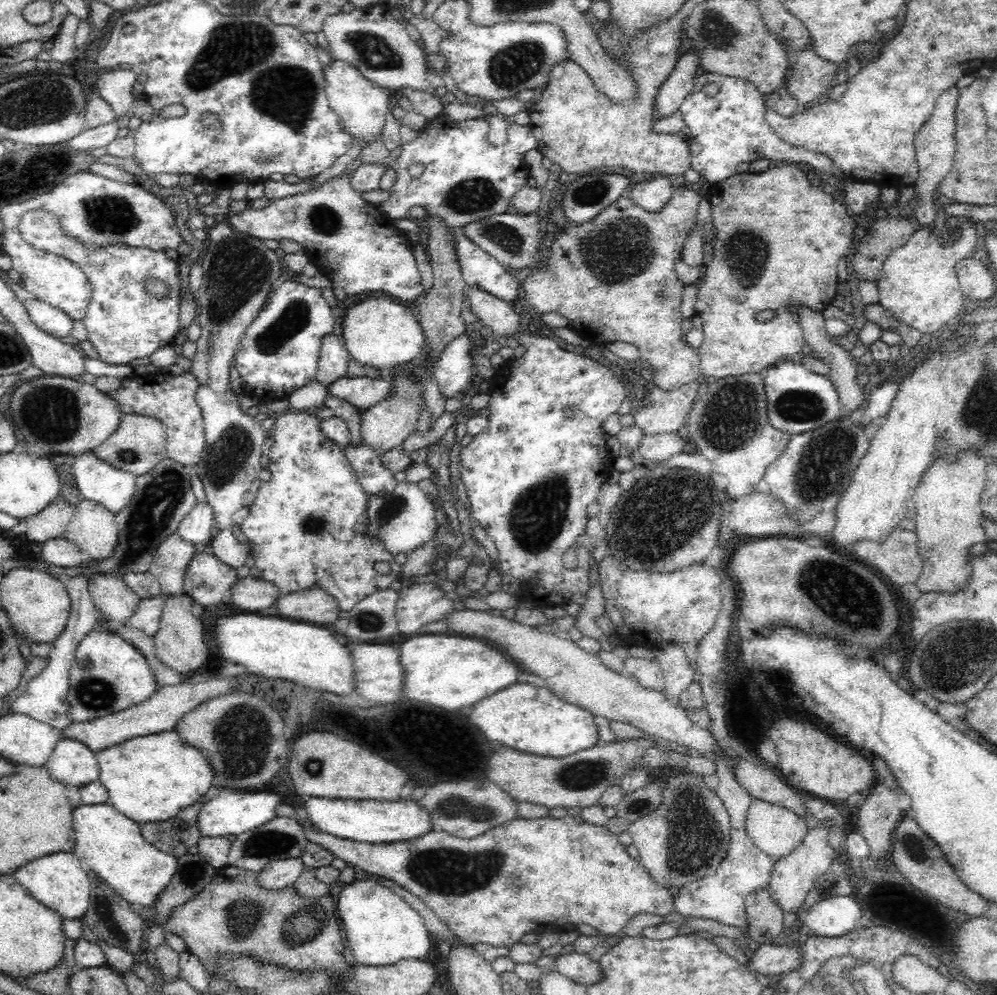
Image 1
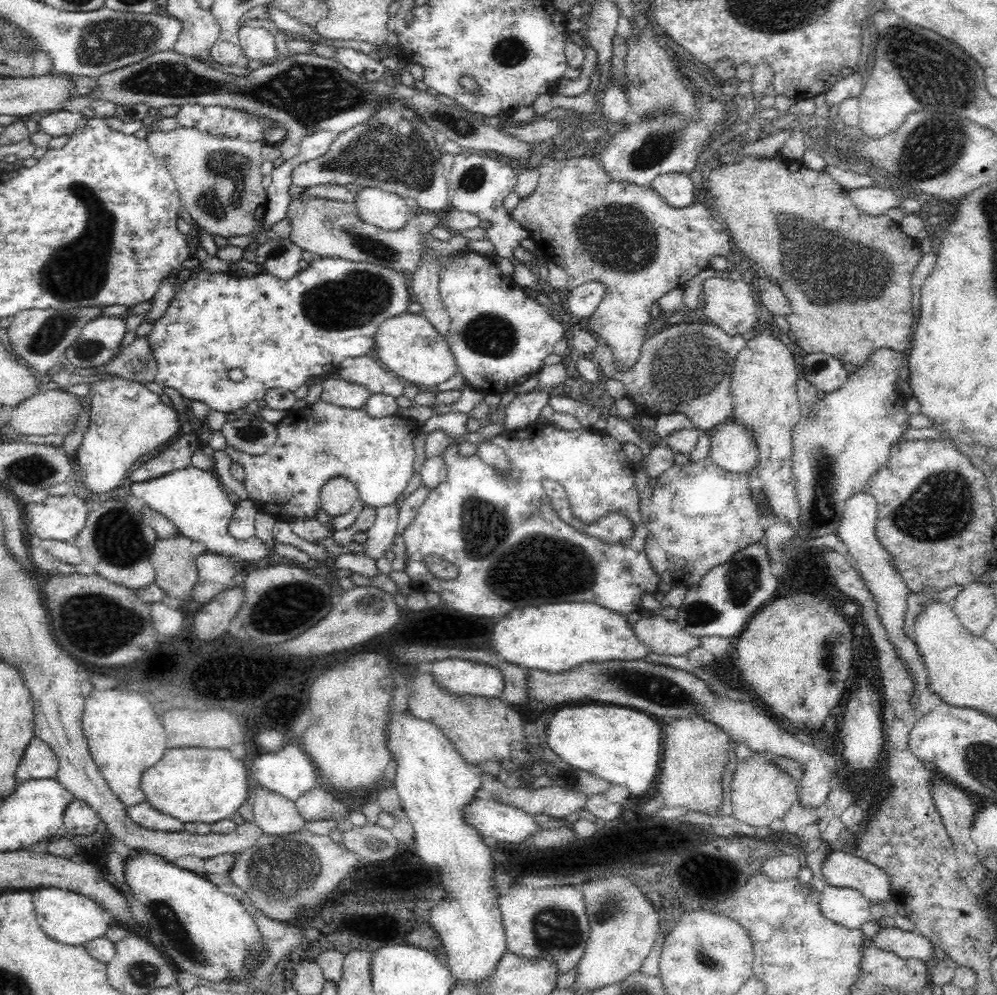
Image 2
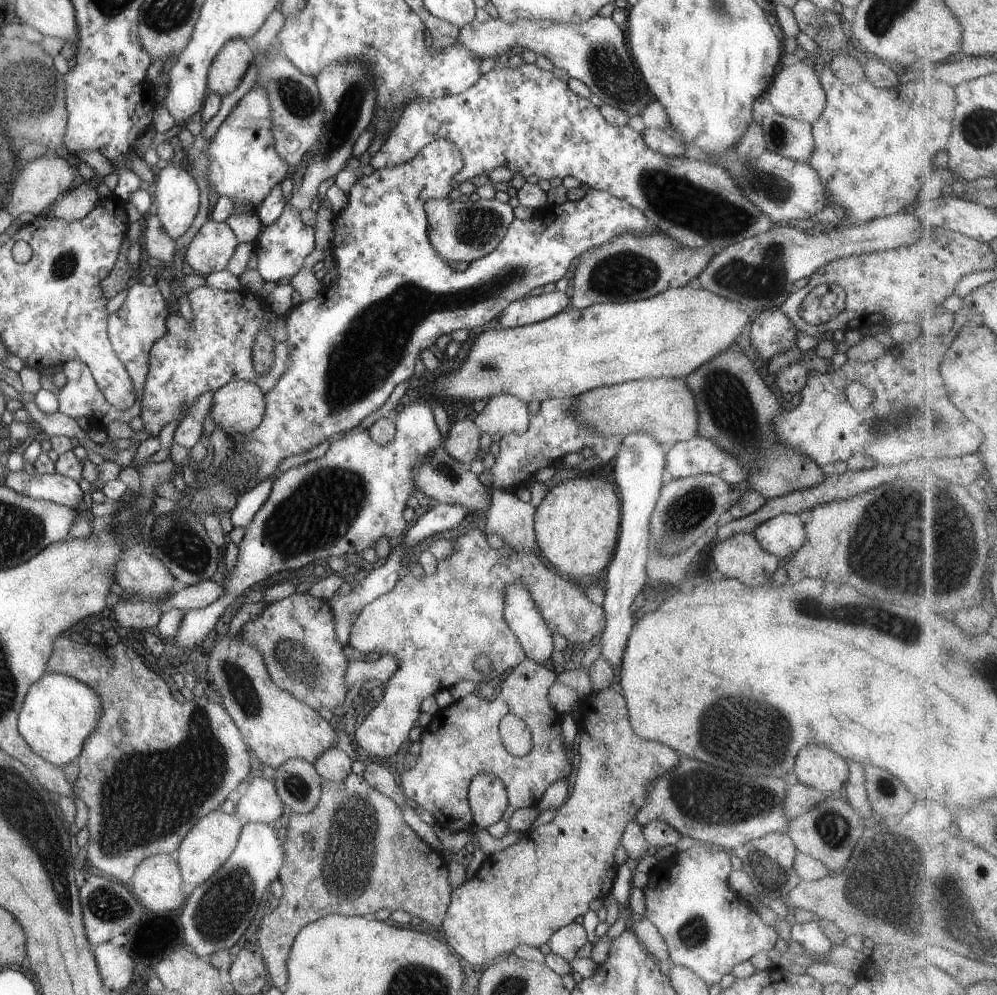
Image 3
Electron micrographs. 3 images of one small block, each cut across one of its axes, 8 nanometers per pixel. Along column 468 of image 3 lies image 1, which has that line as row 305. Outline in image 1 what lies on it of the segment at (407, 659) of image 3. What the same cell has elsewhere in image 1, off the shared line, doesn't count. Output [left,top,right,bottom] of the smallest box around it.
[523,187,703,392]

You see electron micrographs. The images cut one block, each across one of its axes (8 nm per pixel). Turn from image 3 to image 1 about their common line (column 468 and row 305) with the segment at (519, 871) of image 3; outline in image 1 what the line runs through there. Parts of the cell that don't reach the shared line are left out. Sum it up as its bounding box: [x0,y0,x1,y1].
[875,223,979,342]

